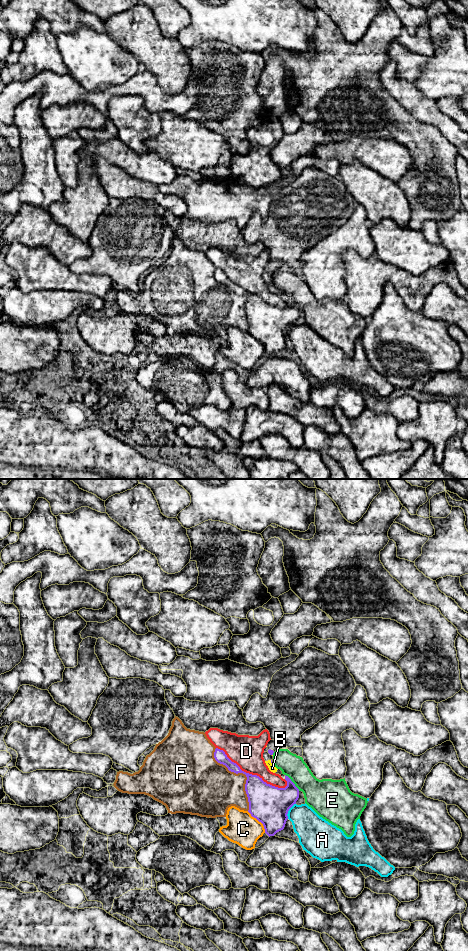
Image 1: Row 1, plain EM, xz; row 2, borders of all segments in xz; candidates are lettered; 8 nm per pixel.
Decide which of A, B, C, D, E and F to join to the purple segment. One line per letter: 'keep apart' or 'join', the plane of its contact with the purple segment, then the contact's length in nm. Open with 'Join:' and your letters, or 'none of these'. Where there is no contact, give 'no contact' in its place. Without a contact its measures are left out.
Join: B
A: keep apart | xz | 140 nm
B: join | xz | 30 nm
C: keep apart | xz | 220 nm
D: keep apart | xz | 650 nm
E: keep apart | xz | 180 nm
F: keep apart | xz | 550 nm

